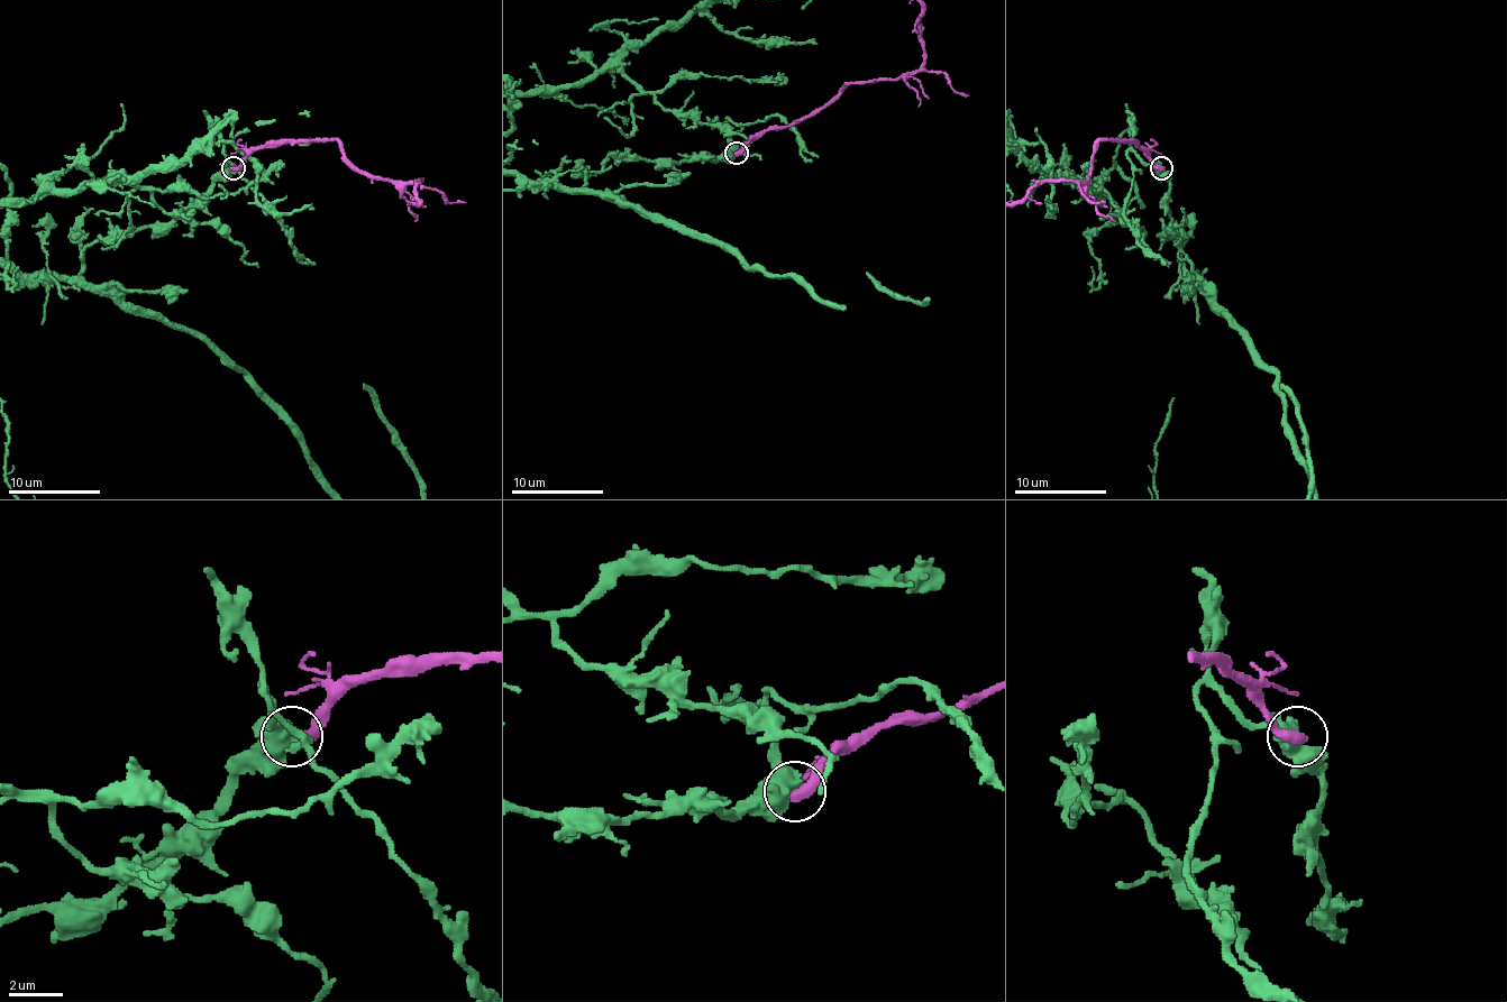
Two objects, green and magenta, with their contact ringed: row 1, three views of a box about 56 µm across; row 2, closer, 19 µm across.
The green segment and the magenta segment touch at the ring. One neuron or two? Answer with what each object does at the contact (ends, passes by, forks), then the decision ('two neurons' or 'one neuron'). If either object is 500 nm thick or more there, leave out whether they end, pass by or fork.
green forks; magenta ends; two neurons

